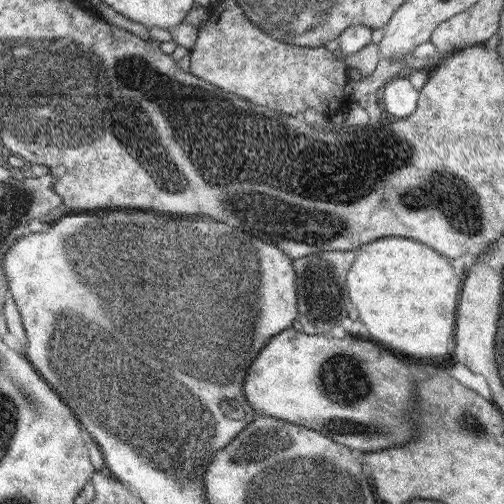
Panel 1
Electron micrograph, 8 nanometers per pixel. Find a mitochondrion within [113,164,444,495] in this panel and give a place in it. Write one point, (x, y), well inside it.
(347, 380)

